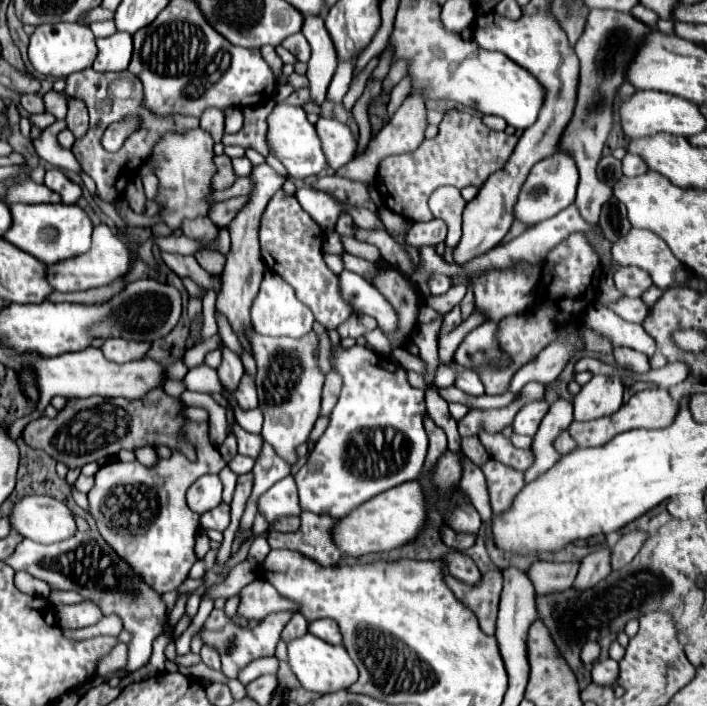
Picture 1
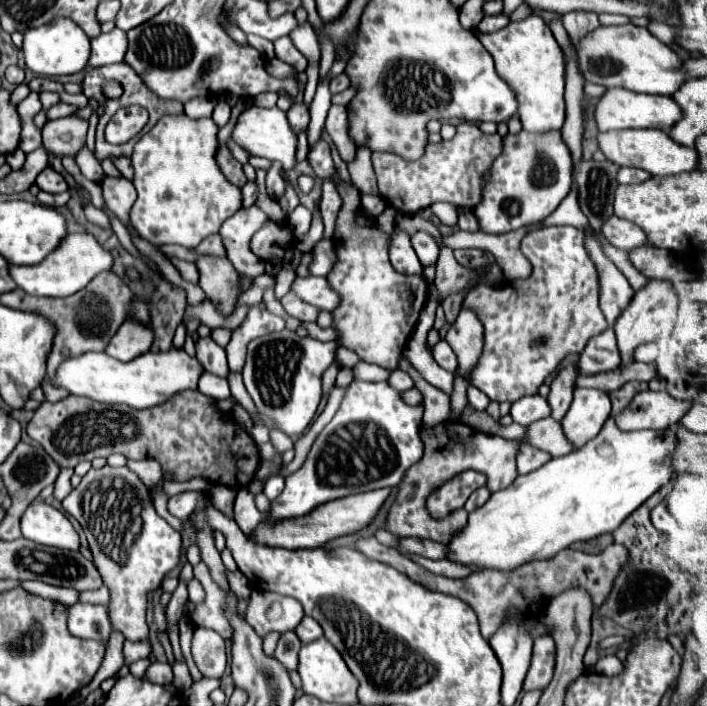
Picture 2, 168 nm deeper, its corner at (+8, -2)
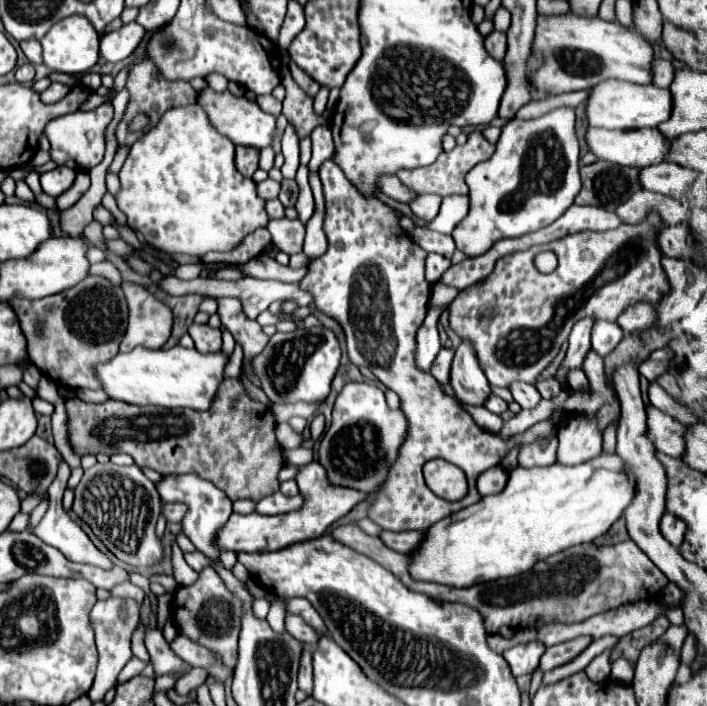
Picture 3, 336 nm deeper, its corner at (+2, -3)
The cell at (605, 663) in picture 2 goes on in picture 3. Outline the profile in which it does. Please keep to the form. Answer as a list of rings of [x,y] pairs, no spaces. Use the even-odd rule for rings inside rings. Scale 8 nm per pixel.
[[[681,624],[681,626],[669,626],[669,630],[661,636],[661,640],[665,640],[667,646],[673,646],[675,650],[679,650],[683,640],[685,640],[685,636],[687,636],[687,626],[685,624]]]

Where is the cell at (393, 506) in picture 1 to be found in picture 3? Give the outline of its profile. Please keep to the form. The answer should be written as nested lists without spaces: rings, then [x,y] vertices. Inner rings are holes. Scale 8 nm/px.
[[[317,460],[309,462],[307,466],[301,466],[301,472],[297,474],[295,480],[297,480],[299,492],[303,496],[303,506],[297,512],[277,514],[277,516],[261,516],[257,512],[245,516],[245,514],[233,512],[229,516],[229,520],[223,524],[223,530],[217,532],[217,538],[215,538],[217,548],[221,548],[221,552],[225,552],[225,550],[231,550],[231,552],[271,552],[271,550],[281,550],[281,548],[287,548],[287,546],[303,542],[303,540],[319,538],[321,534],[325,534],[325,530],[333,522],[343,518],[357,502],[361,502],[365,498],[365,492],[329,484],[327,470]]]

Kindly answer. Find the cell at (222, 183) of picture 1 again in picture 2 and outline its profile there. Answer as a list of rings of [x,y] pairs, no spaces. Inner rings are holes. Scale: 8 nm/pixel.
[[[221,145],[217,149],[217,165],[219,165],[219,169],[223,171],[223,175],[227,177],[229,183],[233,183],[237,187],[243,187],[247,183],[247,177],[245,177],[243,169],[241,169],[241,163],[237,163],[231,157],[231,153],[229,153],[229,149],[225,145]]]

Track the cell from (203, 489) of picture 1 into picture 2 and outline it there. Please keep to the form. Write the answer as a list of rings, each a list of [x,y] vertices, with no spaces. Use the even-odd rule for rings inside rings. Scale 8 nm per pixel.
[[[185,491],[185,493],[173,495],[169,499],[169,507],[167,509],[169,509],[171,515],[175,515],[179,519],[187,519],[195,511],[199,501],[201,501],[201,493],[199,491]]]

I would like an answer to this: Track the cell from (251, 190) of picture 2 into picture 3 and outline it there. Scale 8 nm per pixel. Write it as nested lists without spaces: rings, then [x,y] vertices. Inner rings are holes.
[[[267,178],[265,182],[259,182],[259,184],[257,184],[257,192],[259,192],[261,196],[265,196],[265,200],[277,198],[279,190],[281,190],[281,184],[275,182],[275,180],[271,180],[271,178]]]

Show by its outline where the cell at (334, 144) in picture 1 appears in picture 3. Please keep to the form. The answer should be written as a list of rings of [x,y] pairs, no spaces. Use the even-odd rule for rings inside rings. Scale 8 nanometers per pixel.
[[[333,160],[321,164],[319,178],[325,196],[323,232],[329,248],[321,258],[309,264],[299,286],[313,296],[317,310],[341,322],[351,362],[369,368],[399,396],[401,412],[409,422],[399,456],[389,468],[387,480],[375,492],[367,516],[383,530],[425,532],[447,514],[475,504],[481,498],[477,492],[477,476],[497,466],[515,444],[525,446],[539,436],[555,434],[555,424],[553,420],[539,422],[505,442],[495,432],[479,428],[469,412],[453,396],[445,394],[441,384],[429,372],[423,372],[417,366],[415,336],[425,320],[431,294],[431,286],[425,280],[427,252],[421,250],[399,226],[401,212],[377,198],[361,196]],[[433,458],[443,458],[463,468],[469,482],[469,494],[463,500],[449,502],[427,488],[421,468]]]

